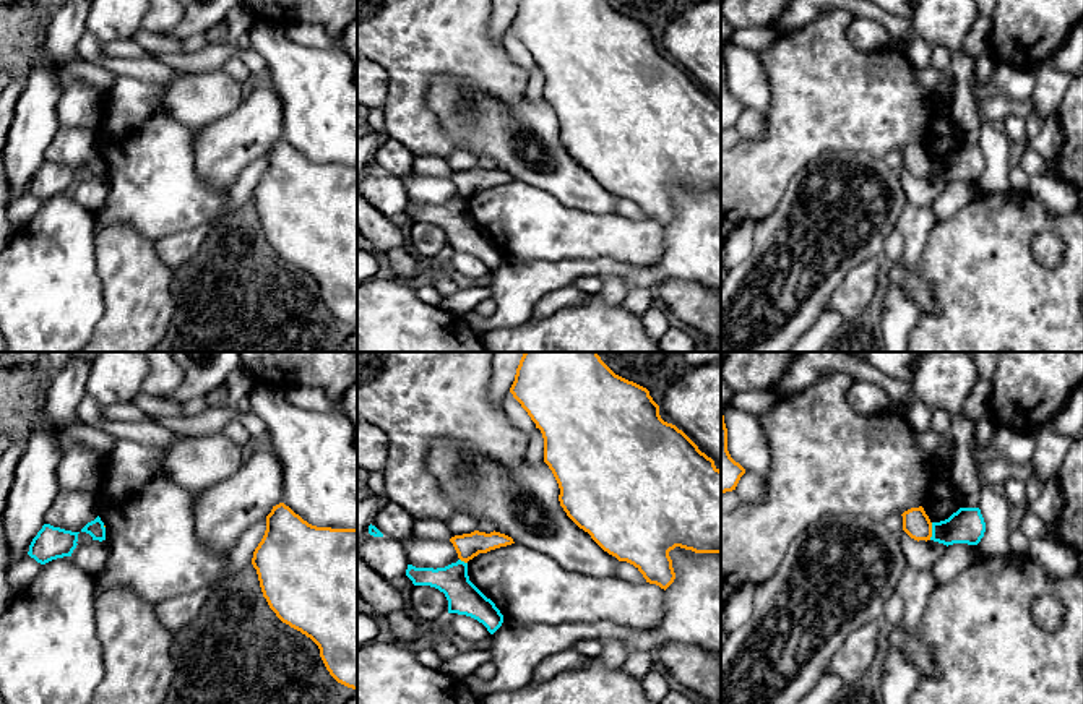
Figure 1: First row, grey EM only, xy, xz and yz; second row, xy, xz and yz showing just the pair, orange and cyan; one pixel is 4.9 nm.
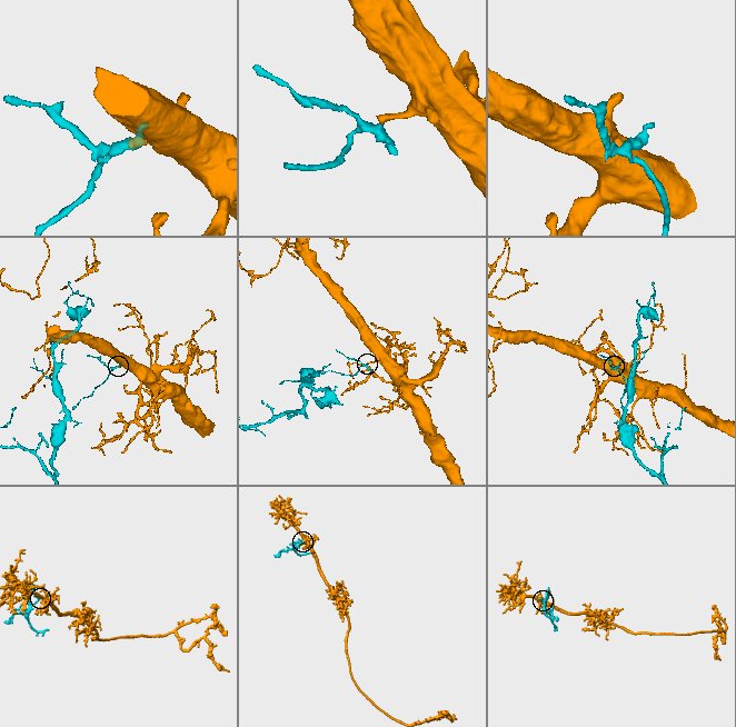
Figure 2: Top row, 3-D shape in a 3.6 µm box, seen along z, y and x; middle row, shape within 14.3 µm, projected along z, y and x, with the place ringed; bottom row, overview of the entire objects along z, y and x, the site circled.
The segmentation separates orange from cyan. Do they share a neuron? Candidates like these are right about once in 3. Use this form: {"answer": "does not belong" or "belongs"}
{"answer": "does not belong"}

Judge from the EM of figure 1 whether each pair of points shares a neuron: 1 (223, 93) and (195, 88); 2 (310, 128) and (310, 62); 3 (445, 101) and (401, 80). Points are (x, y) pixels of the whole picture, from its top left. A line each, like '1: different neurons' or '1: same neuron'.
1: same neuron
2: same neuron
3: different neurons

